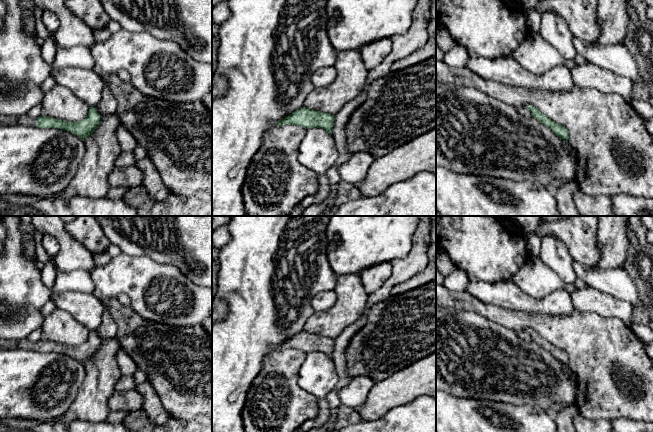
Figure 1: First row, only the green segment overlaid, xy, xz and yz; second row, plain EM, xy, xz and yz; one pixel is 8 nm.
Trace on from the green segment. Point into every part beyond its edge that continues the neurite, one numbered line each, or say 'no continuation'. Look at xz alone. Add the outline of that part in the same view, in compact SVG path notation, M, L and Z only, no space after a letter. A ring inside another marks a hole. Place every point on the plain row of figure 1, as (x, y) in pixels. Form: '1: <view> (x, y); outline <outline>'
no continuation

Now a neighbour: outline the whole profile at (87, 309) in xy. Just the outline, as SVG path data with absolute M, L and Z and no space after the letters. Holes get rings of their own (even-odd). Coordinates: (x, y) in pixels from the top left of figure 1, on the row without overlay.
M66 291L52 293L51 299L57 308L68 312L88 331L96 331L100 326L105 307L93 293Z

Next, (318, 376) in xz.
M308 352L299 371L299 385L318 400L336 387L339 377L331 358L323 352Z

